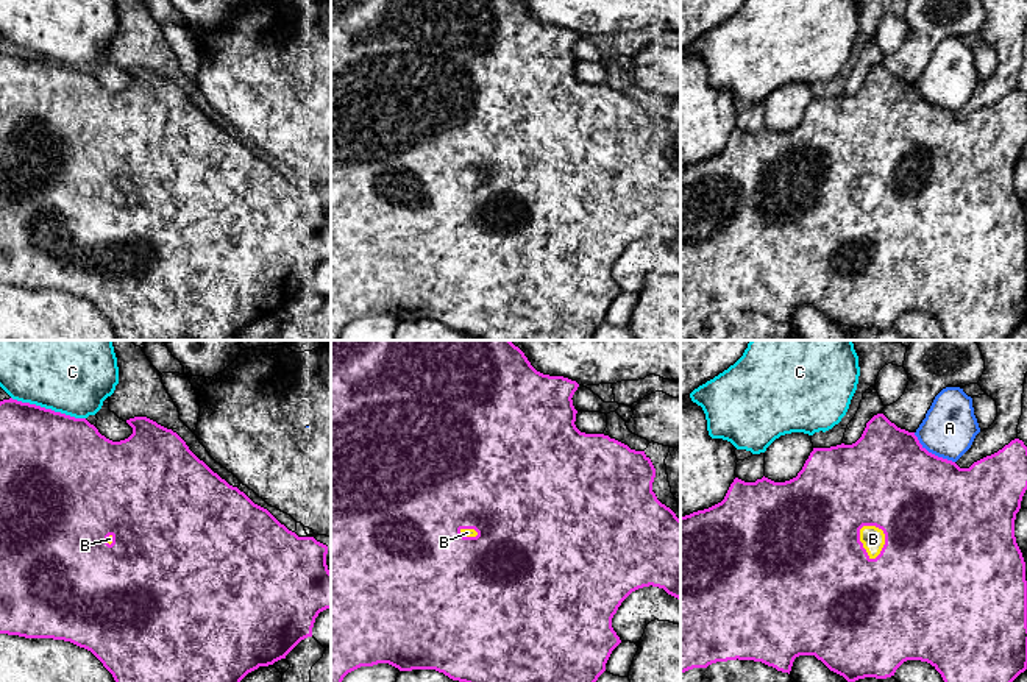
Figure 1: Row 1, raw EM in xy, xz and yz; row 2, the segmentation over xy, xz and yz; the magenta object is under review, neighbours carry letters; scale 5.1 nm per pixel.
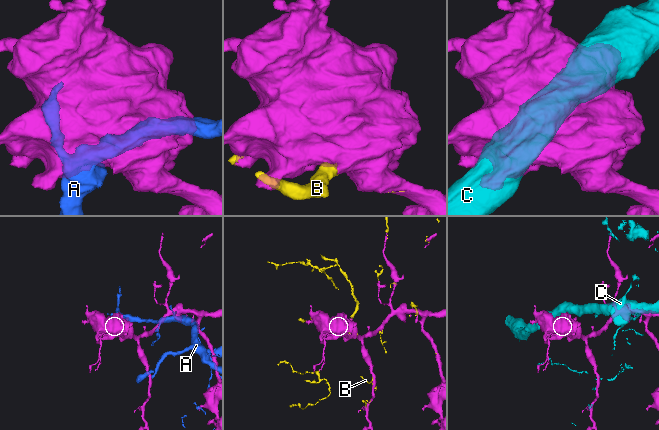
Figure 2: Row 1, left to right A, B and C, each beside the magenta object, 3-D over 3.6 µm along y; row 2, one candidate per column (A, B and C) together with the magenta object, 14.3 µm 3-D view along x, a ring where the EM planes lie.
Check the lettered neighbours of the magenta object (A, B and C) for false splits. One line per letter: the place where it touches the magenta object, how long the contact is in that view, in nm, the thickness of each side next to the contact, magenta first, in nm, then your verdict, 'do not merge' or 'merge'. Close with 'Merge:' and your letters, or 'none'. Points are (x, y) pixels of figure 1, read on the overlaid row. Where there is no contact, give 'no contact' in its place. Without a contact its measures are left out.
A: yz (931, 453) | 260 nm | 480/280 nm | do not merge
B: yz (862, 543) | 190 nm | 500/120 nm | merge
C: xy (49, 409) | 400 nm | 480/500 nm | do not merge
Merge: B

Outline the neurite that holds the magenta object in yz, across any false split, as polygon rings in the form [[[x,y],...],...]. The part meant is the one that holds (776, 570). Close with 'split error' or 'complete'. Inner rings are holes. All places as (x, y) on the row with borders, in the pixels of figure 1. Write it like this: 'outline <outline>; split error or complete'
outline [[[883,414],[874,415],[862,434],[852,445],[837,445],[830,448],[813,448],[802,470],[796,478],[785,482],[774,482],[768,478],[755,482],[744,482],[738,478],[730,484],[724,499],[709,509],[681,517],[681,673],[693,668],[707,668],[716,662],[727,660],[754,660],[762,662],[777,671],[791,671],[793,662],[799,655],[815,655],[830,671],[843,676],[848,682],[865,677],[887,679],[894,676],[896,670],[907,660],[921,660],[930,663],[944,682],[1013,682],[1027,670],[1027,581],[1025,562],[1015,537],[1015,520],[1021,509],[1022,496],[1027,490],[1027,446],[1022,440],[1015,439],[997,453],[974,462],[969,468],[960,468],[955,462],[929,453],[918,440],[915,432],[897,428]]]; split error

